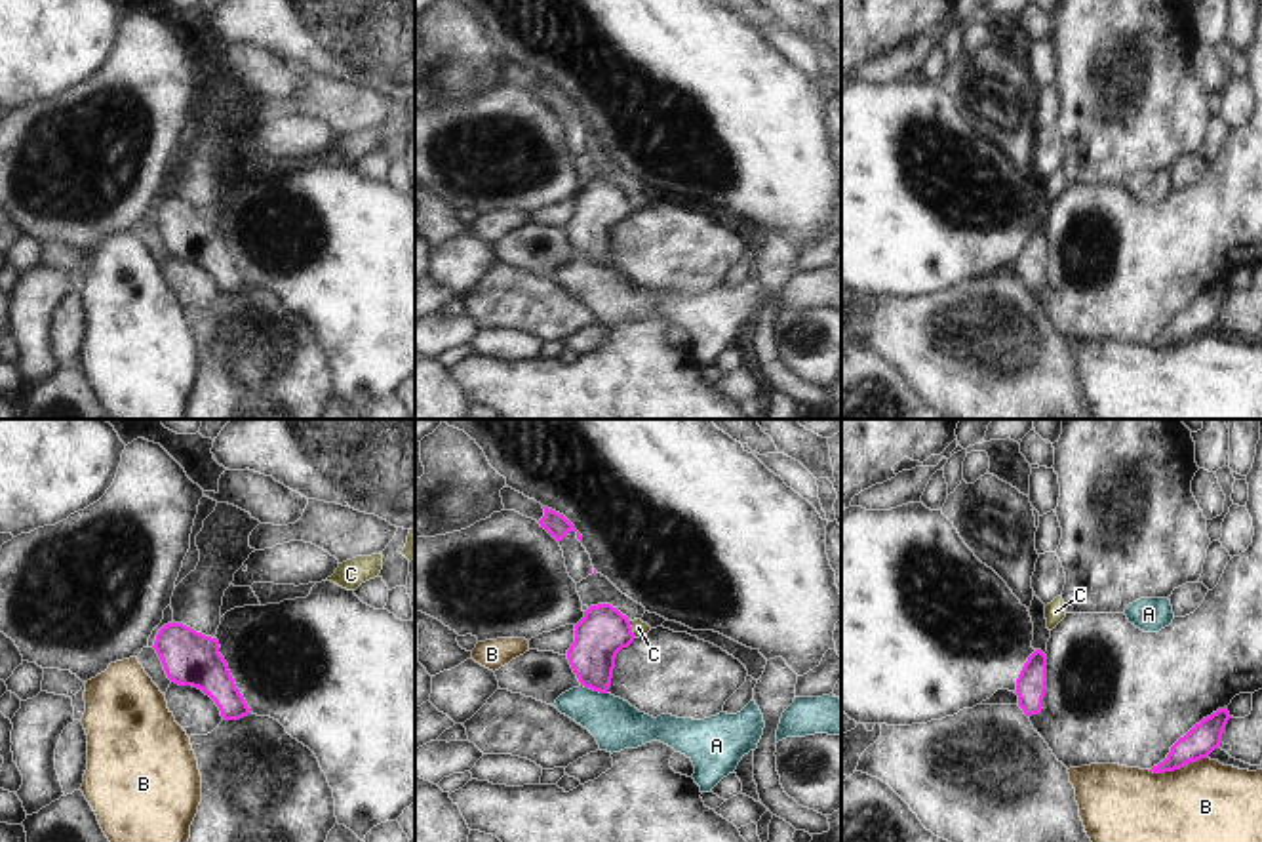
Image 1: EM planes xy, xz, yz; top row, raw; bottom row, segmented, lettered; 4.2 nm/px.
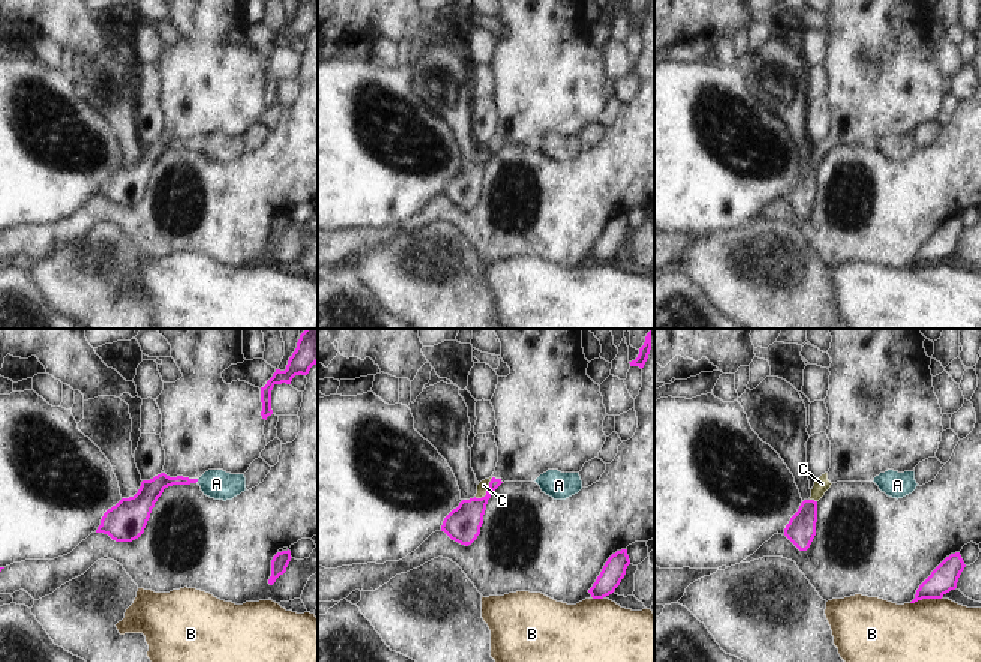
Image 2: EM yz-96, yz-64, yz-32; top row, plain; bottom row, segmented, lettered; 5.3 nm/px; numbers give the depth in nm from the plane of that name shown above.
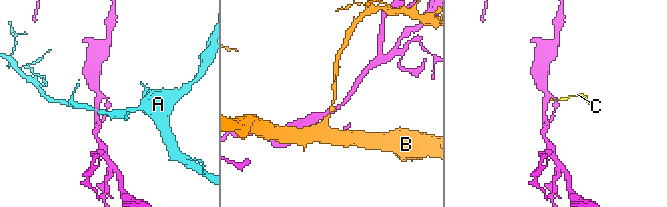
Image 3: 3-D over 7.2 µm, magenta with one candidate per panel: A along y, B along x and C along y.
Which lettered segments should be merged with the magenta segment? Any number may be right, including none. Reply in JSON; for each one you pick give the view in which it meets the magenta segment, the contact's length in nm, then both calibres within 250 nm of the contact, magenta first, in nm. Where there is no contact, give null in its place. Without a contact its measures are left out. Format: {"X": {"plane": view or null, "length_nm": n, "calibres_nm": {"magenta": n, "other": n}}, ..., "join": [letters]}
{"join": []}

